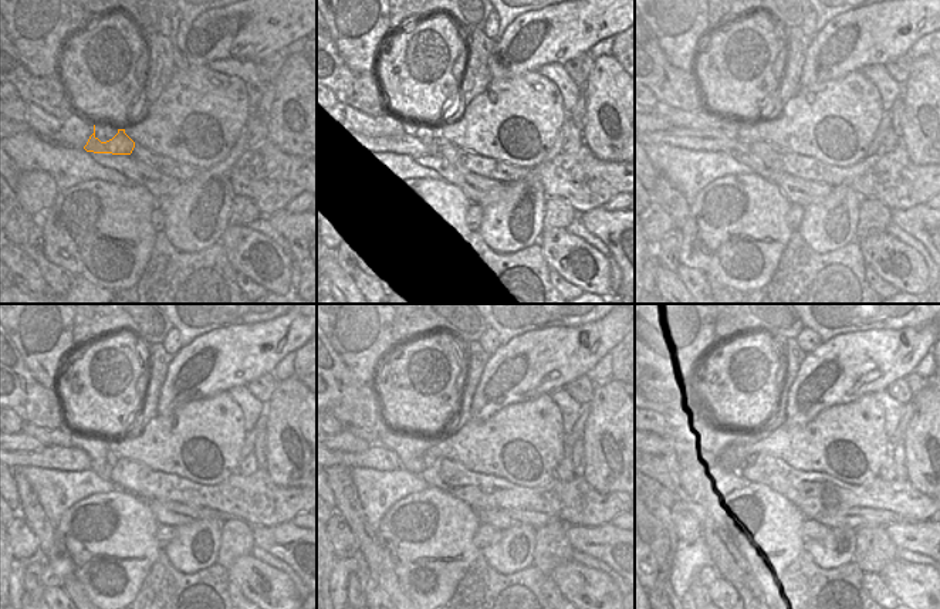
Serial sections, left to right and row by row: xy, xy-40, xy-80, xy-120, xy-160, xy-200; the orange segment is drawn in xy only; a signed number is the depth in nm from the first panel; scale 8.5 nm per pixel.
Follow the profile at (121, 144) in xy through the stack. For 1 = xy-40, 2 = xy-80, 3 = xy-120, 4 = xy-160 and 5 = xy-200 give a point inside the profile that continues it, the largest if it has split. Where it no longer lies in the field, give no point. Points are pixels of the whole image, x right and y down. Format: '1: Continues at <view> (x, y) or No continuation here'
1: Continues at xy-40 (406, 142)
2: Continues at xy-80 (707, 139)
3: Continues at xy-120 (67, 459)
4: Continues at xy-160 (378, 457)
5: Continues at xy-200 (693, 457)

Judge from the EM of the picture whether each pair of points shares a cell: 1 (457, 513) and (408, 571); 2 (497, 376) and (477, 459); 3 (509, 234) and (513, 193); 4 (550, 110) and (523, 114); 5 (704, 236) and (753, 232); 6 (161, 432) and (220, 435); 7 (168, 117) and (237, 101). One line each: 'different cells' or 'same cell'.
1: same cell
2: different cells
3: same cell
4: same cell
5: same cell
6: same cell
7: same cell

